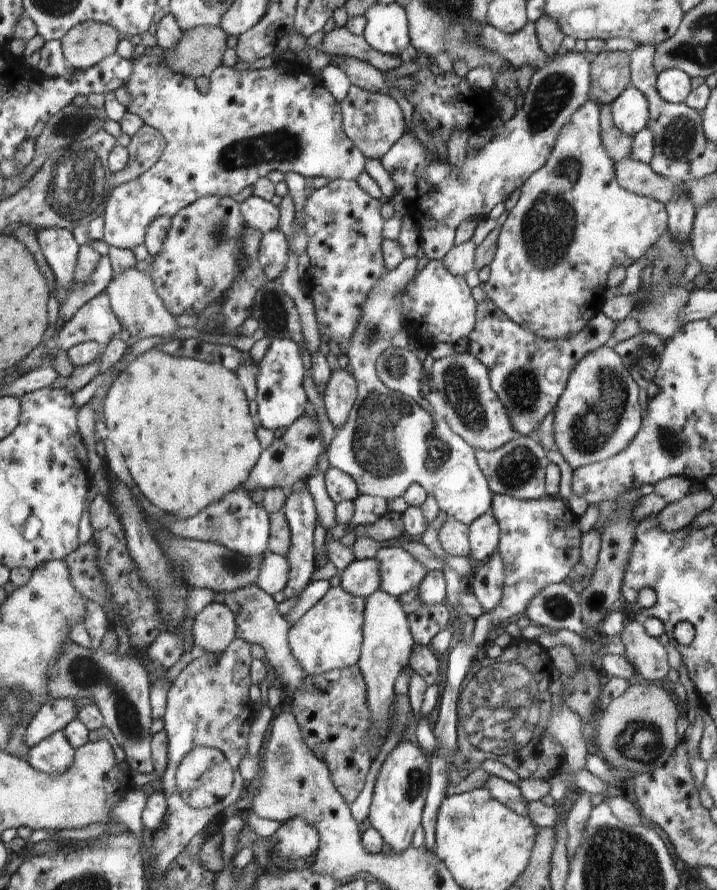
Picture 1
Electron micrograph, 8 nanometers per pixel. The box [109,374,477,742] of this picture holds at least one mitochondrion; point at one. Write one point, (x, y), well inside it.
(382, 435)

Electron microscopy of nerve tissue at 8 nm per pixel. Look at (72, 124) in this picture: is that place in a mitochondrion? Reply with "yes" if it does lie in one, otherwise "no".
yes

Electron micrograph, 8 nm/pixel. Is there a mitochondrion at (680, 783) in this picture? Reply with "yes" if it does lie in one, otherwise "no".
no

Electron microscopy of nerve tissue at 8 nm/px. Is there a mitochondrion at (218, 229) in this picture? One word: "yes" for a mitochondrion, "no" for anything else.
yes

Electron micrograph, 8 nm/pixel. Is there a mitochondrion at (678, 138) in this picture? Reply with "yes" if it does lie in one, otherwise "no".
yes

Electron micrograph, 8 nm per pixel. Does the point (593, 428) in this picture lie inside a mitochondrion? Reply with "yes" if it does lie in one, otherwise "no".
yes

